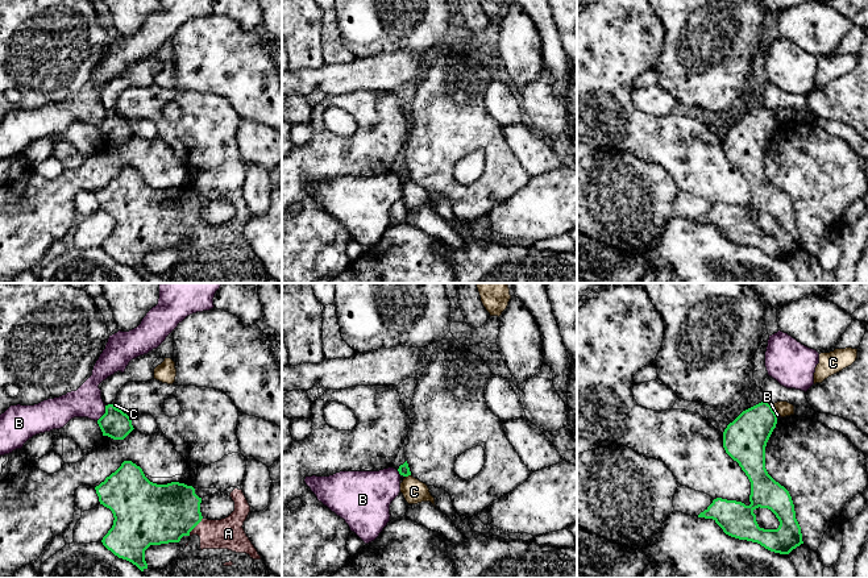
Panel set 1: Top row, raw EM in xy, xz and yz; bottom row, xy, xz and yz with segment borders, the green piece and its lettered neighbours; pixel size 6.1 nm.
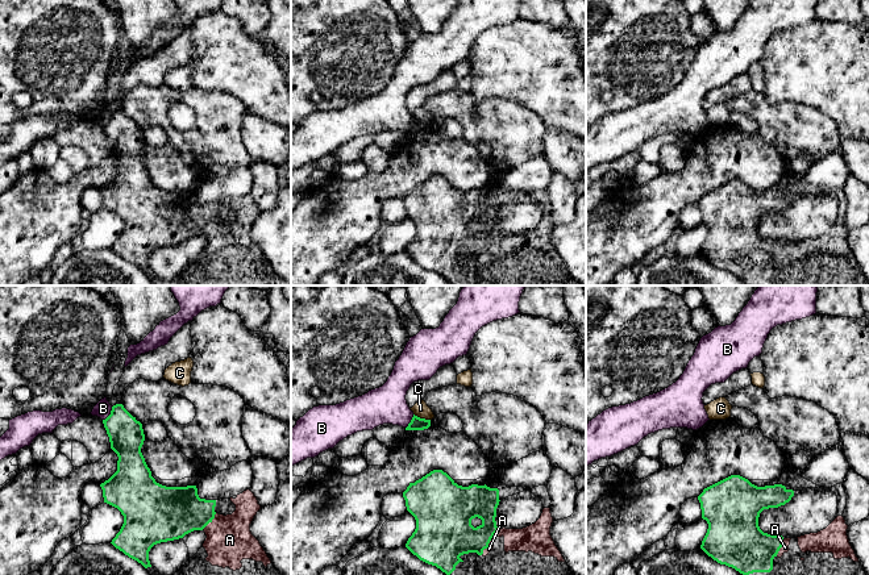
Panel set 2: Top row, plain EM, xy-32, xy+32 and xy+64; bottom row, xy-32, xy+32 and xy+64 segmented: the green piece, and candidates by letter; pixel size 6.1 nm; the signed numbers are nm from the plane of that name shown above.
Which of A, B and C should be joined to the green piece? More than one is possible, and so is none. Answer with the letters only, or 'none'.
A

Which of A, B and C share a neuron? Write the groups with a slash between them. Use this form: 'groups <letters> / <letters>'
groups A / B / C

